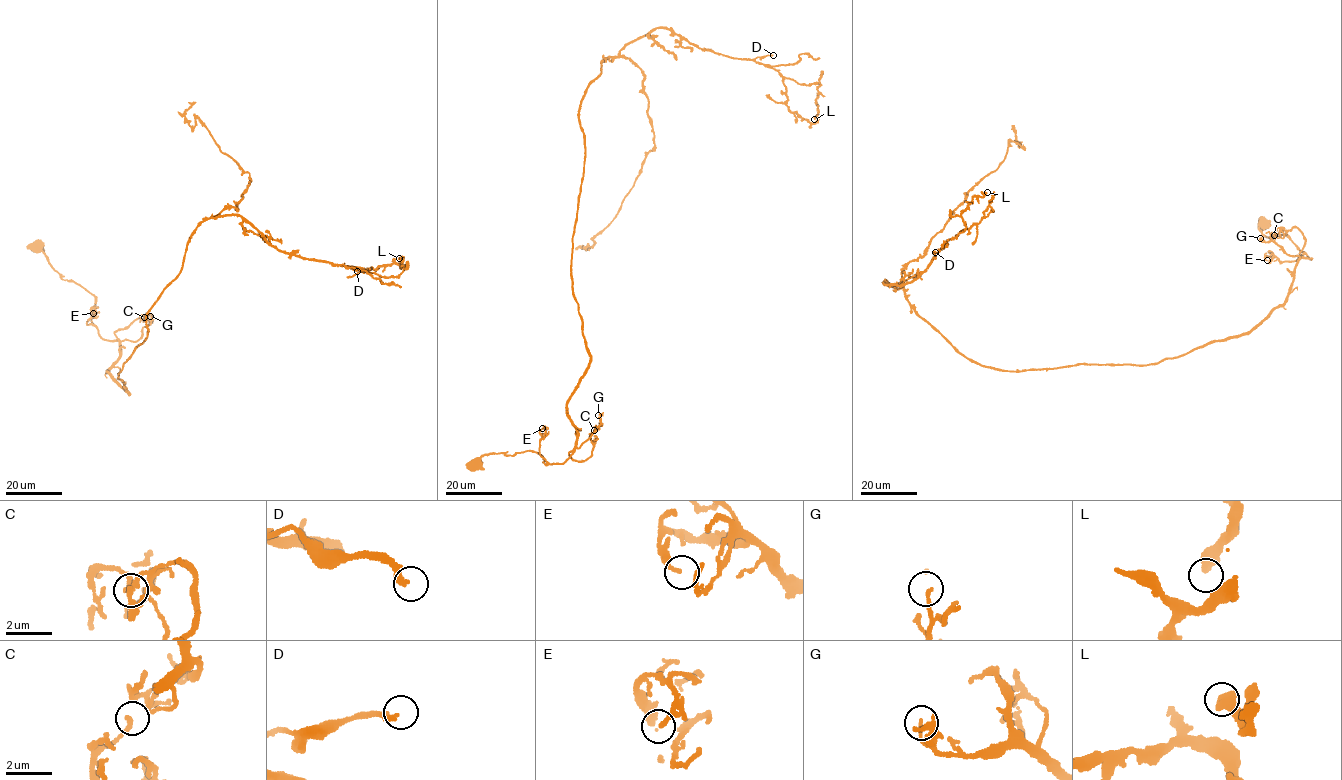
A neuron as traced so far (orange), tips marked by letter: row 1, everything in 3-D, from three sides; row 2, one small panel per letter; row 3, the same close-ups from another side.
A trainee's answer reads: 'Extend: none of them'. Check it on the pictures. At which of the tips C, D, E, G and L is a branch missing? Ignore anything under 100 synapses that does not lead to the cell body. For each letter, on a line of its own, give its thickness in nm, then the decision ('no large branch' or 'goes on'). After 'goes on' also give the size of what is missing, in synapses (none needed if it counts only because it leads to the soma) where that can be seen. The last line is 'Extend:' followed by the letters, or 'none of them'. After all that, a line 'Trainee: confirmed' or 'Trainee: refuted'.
C: 110 nm thick; no large branch
D: 240 nm thick; no large branch
E: 180 nm thick; no large branch
G: 120 nm thick; no large branch
L: 500 nm thick; no large branch
Extend: none of them
Trainee: confirmed

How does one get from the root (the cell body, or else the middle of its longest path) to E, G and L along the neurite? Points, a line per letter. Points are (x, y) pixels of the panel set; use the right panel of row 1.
E: (1263, 224), (1261, 233), (1272, 239), (1286, 235), (1304, 253), (1294, 261), (1266, 255), (1267, 260)
G: (1263, 224), (1258, 228), (1261, 233), (1272, 239), (1273, 235), (1286, 235), (1311, 259), (1291, 256), (1260, 238)
L: (1263, 224), (1312, 257), (1249, 332), (1147, 364), (1004, 370), (959, 354), (883, 283), (916, 278), (987, 192)

